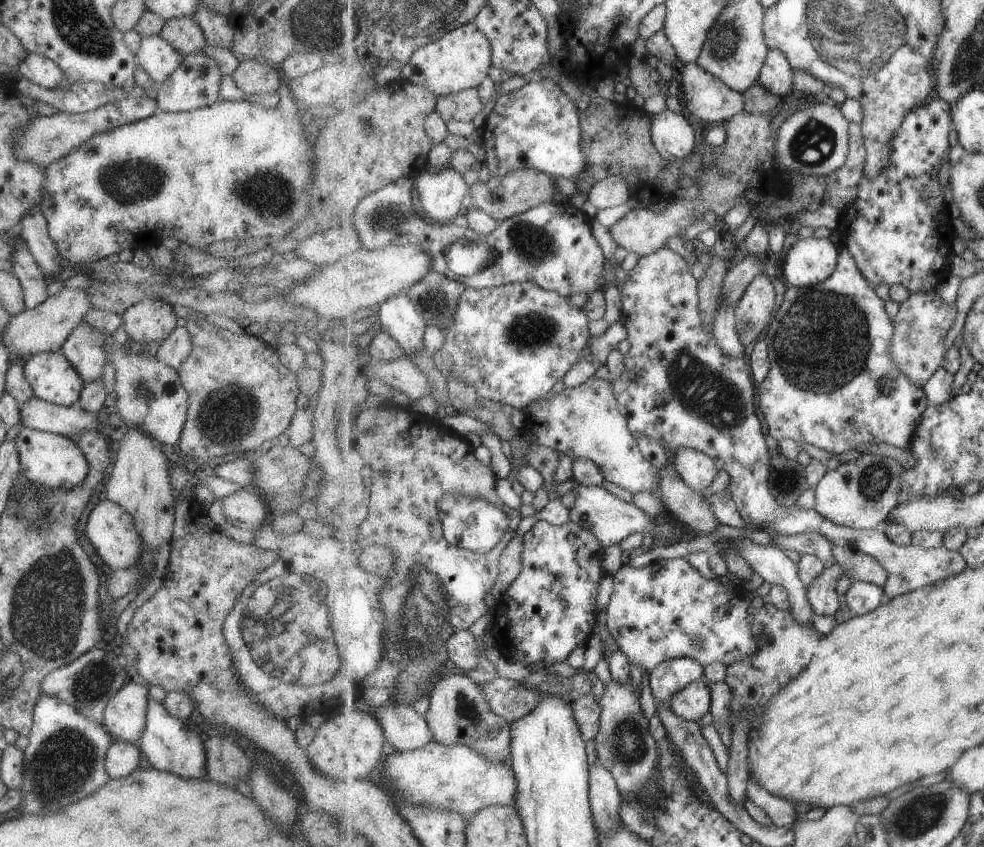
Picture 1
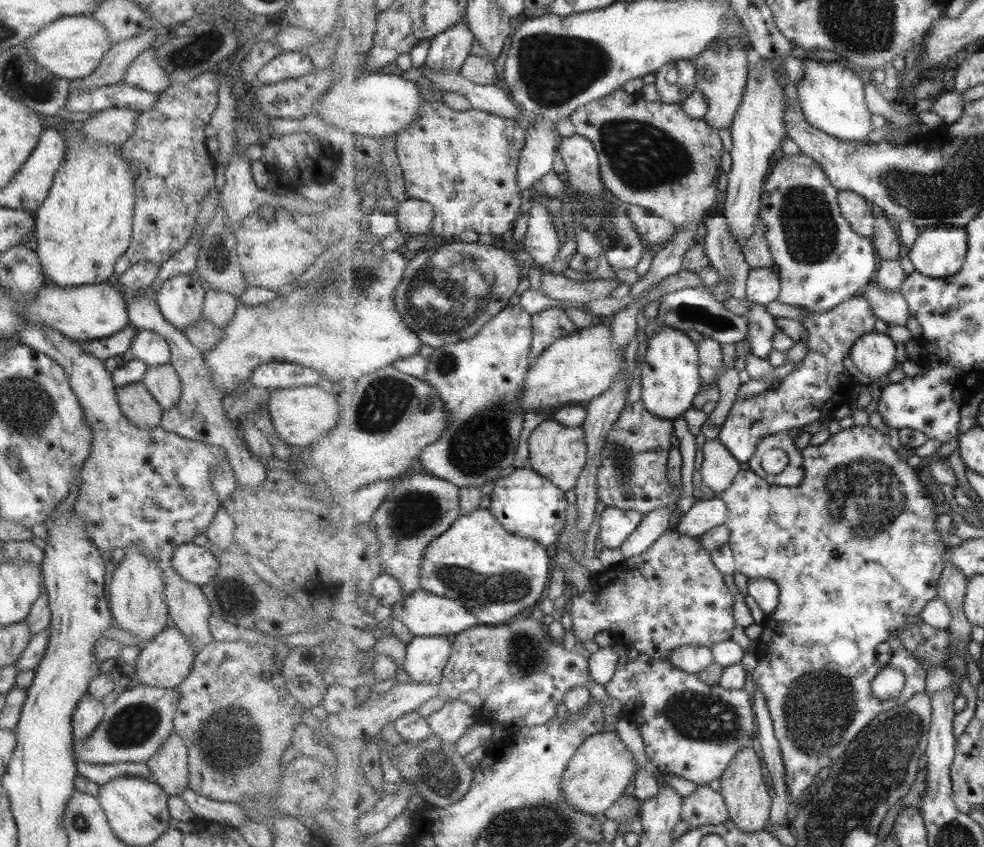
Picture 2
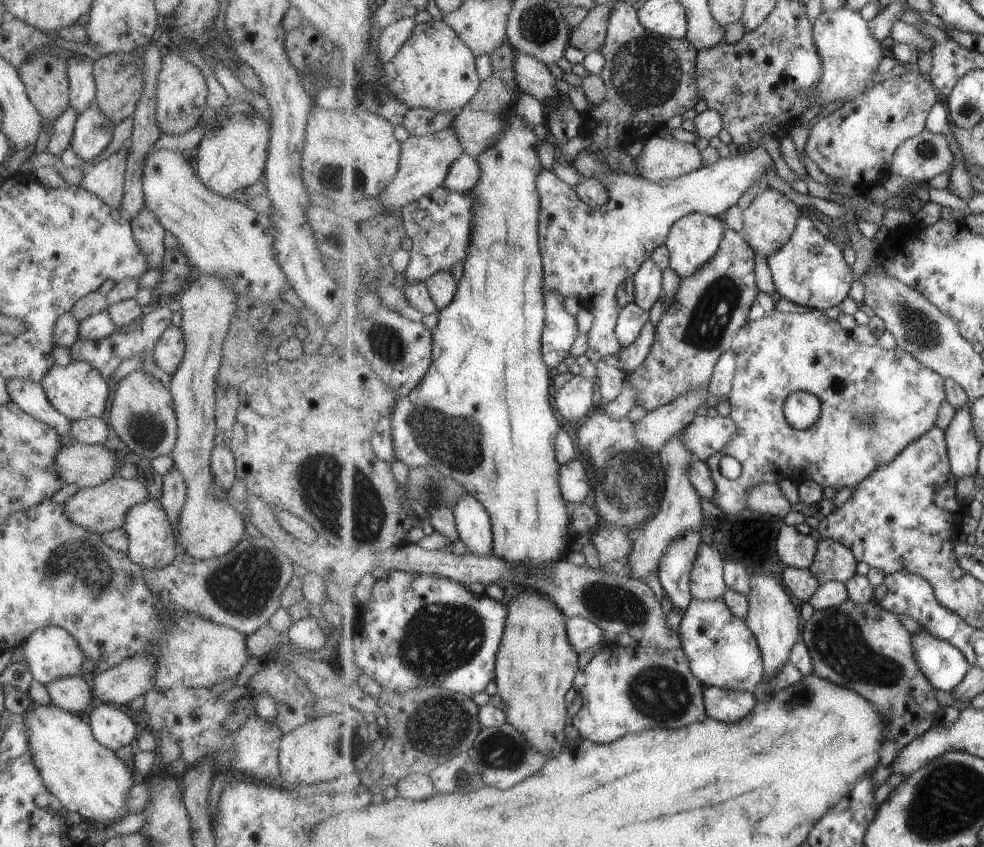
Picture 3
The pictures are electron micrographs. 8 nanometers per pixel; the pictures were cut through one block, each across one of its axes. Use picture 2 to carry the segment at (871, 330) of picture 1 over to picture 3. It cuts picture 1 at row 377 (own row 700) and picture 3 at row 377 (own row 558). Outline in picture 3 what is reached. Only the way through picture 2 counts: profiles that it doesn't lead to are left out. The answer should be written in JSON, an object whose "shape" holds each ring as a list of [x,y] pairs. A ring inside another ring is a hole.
{"shape":[[[820,309],[795,314],[774,310],[763,319],[749,320],[734,341],[733,349],[737,354],[737,372],[730,396],[730,418],[739,426],[739,434],[719,454],[706,461],[717,482],[713,503],[729,514],[739,514],[747,509],[749,488],[759,482],[778,483],[789,479],[798,485],[813,481],[837,491],[843,487],[857,488],[877,468],[891,464],[911,442],[930,432],[939,418],[941,404],[947,399],[947,379],[941,374],[900,347],[883,350],[876,345],[857,342],[851,331]],[[801,391],[817,396],[822,405],[821,418],[807,430],[793,429],[785,417],[787,398]],[[724,456],[733,457],[740,463],[742,473],[736,480],[720,475],[719,464]]]}

